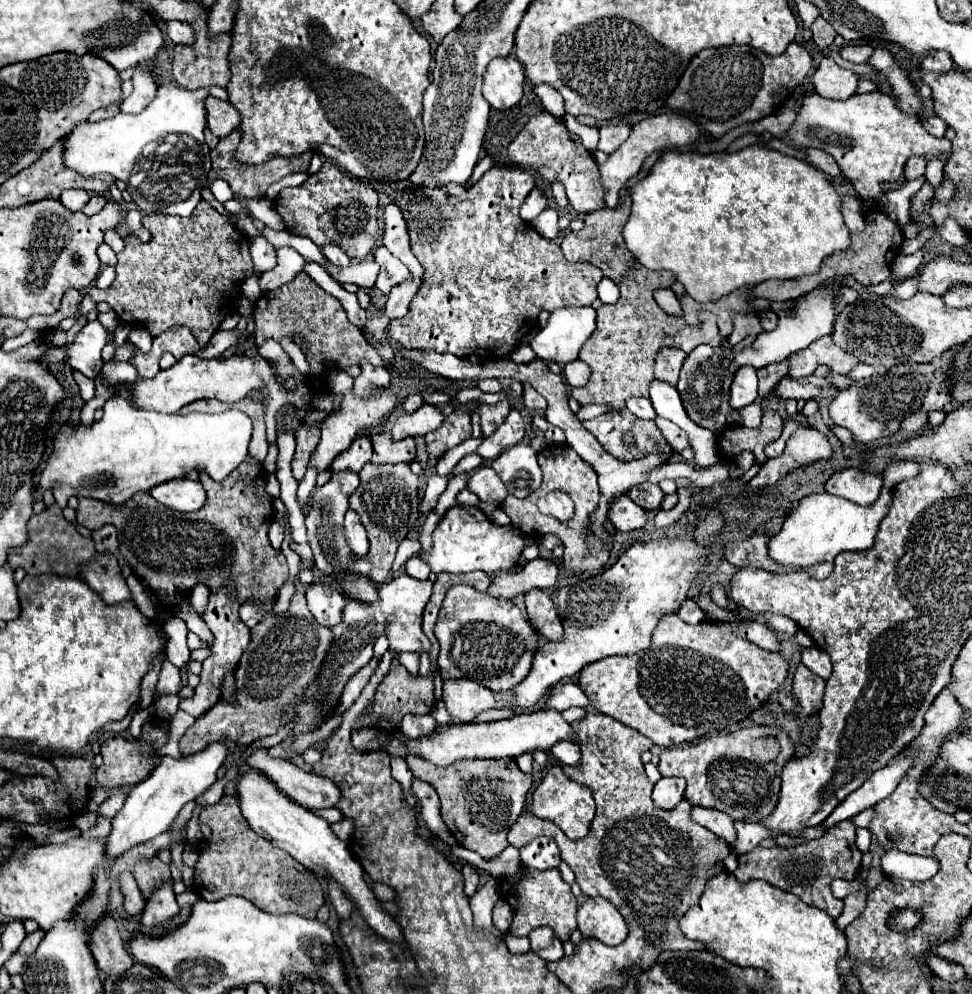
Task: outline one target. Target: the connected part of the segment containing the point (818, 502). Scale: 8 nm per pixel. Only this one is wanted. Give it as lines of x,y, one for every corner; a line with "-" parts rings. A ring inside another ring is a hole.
881,489
879,499
869,507
861,507
857,503
851,503
843,497
835,497
829,493
803,497
799,505
785,517
781,531
769,539
767,543
769,557
785,567
807,569
815,563
833,561
843,551
863,551
873,545
879,521
887,515
889,507
891,507
889,489

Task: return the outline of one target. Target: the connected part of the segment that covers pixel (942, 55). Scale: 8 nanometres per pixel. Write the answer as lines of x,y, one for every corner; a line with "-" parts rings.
931,51
923,61
921,61
921,67
925,71
933,71
933,73
945,73
949,69
953,69
953,59
949,57
949,53
945,51

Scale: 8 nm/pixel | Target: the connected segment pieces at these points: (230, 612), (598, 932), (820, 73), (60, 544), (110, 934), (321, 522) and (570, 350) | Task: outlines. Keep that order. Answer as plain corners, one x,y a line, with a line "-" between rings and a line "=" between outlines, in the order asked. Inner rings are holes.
227,581
223,589
209,593
207,607
205,607
201,619
207,623
207,627
215,635
215,641
213,641
213,647
211,647
213,655
203,661
203,671
199,675
201,683
195,687
195,695
189,697
189,699
181,699
181,703
179,703
179,709
191,713
193,717
201,717
205,711
209,711
221,699
219,683
223,681
223,675
237,667
239,657
245,653
245,649
251,643
251,629
239,619
239,607
241,607
241,603
237,599
237,591
235,591
233,581
=
589,897
577,911
579,931
585,937
595,937
605,945
621,945
627,937
627,923
607,899
=
821,59
817,71
811,75
811,83
815,91
829,99
849,99
857,91
857,81
859,75
841,69
831,59
=
57,503
41,511
39,515
33,515
27,523
27,543
17,549
9,549
7,555
7,567
17,569
23,567
27,575
39,575
39,573
57,573
57,575
79,575
79,565
85,563
95,555
95,543
91,537
83,537
77,533
77,529
65,521
61,509
=
107,915
103,921
99,921
97,929
91,935
89,945
91,945
93,955
97,959
97,967
107,977
109,975
121,975
133,965
133,959
125,951
121,935
119,935
117,925
111,919
111,915
=
331,471
331,479
323,487
317,487
311,493
311,501
309,501
311,509
305,517
305,525
307,525
307,539
309,539
309,545
313,549
313,557
315,557
315,567
325,577
331,577
349,599
355,599
361,603
373,603
373,601
379,601
377,585
367,575
361,575
361,573
351,569
353,551
351,551
347,537
343,533
343,519
345,519
345,513
349,509
349,497
357,489
357,485
359,485
359,477
355,473
=
565,307
551,313
547,325
529,341
537,359
569,363
579,357
579,349
595,331
595,309

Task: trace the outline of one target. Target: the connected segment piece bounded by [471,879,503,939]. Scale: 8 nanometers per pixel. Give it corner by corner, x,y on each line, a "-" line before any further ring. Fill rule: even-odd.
489,879
483,887
477,889
477,893
471,897
471,909
475,915
475,927
479,929
487,929
489,933
493,933
495,937
503,939
501,933
497,933
493,921
491,921
491,911
495,907
495,903
501,899
499,893
499,881
497,879

